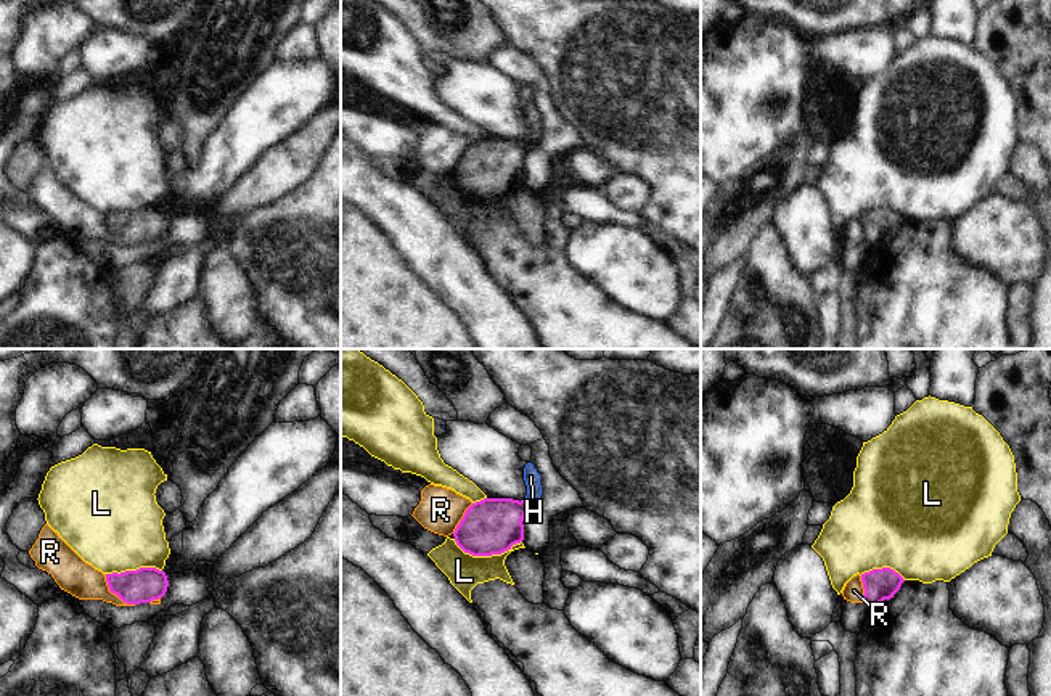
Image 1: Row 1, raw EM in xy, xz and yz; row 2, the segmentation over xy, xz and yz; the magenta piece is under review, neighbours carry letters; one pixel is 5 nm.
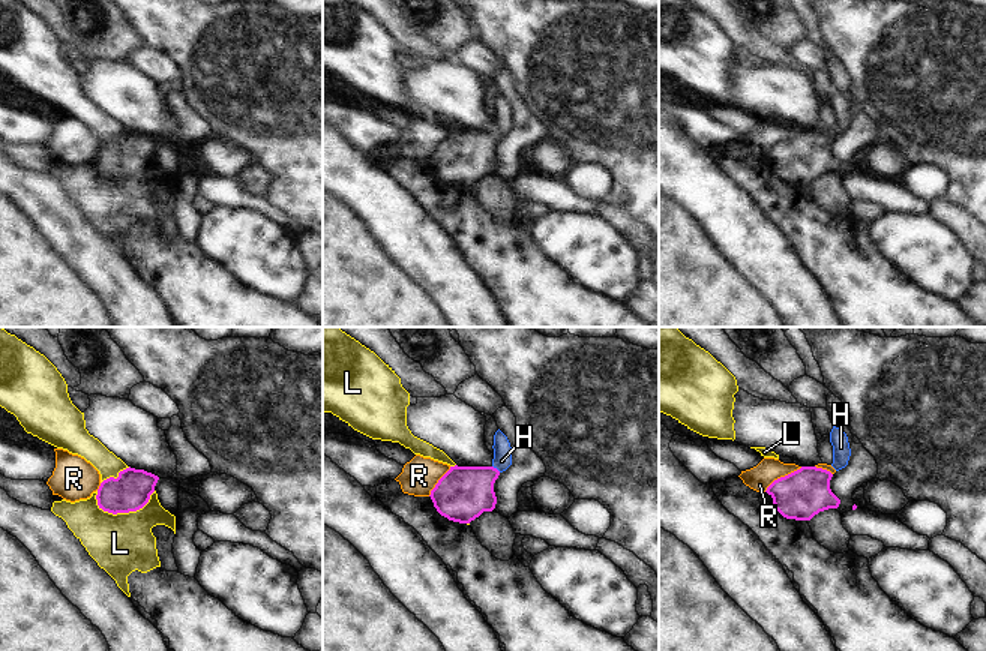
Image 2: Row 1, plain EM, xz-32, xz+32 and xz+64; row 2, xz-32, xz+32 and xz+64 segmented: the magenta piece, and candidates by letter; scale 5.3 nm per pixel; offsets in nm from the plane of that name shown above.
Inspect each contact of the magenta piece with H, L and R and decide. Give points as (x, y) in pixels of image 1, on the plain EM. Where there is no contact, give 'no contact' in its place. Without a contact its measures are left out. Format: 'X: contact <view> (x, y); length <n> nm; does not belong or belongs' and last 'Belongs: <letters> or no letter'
H: contact xz (527, 143); length 40 nm; belongs
L: contact xz (487, 195); length 340 nm; does not belong
R: contact xy (114, 233); length 220 nm; does not belong
Belongs: H

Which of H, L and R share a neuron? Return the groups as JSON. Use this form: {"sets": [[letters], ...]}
{"sets": [["H"], ["L"], ["R"]]}

